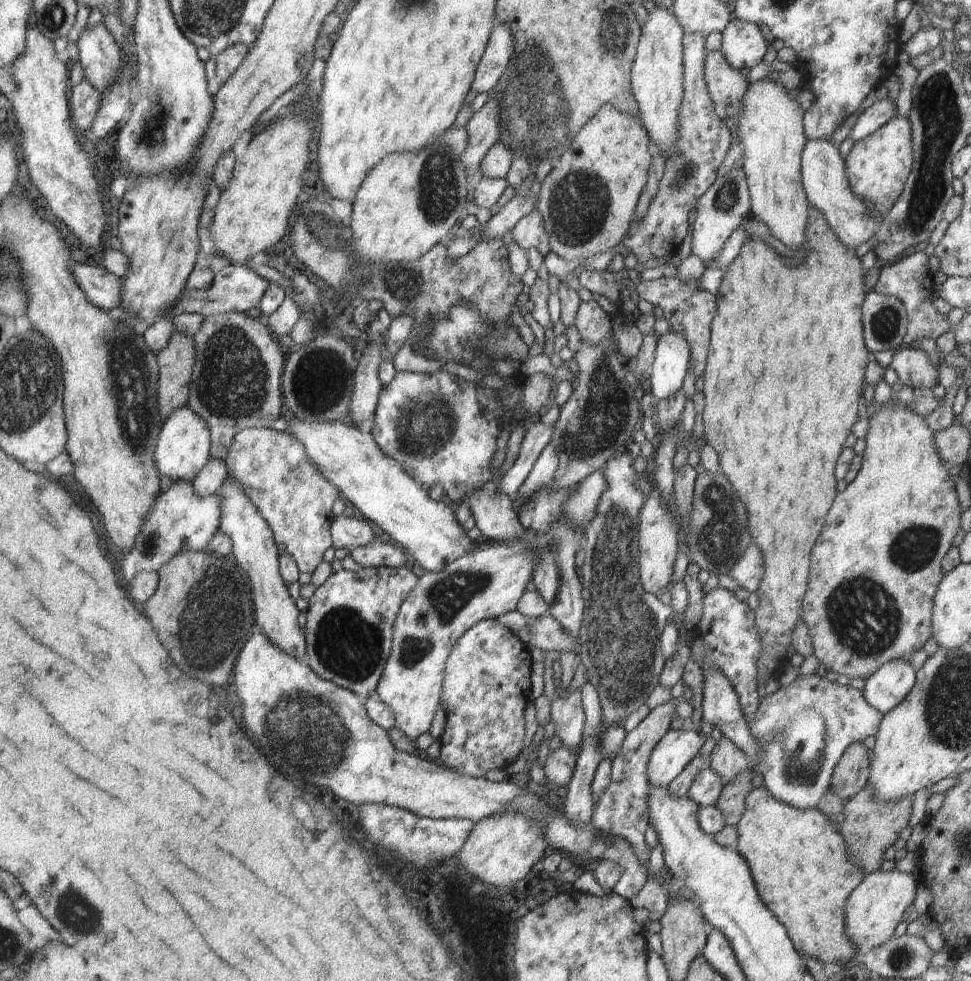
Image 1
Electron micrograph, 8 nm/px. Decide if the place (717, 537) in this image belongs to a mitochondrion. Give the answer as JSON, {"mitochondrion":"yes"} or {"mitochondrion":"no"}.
{"mitochondrion":"yes"}

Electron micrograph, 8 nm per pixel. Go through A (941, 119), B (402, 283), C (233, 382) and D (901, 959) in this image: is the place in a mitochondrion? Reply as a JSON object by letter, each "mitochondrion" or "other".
{"A":"mitochondrion","B":"mitochondrion","C":"mitochondrion","D":"mitochondrion"}

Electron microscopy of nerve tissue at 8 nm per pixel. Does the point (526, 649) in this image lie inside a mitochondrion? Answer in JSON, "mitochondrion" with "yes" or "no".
{"mitochondrion":"no"}

